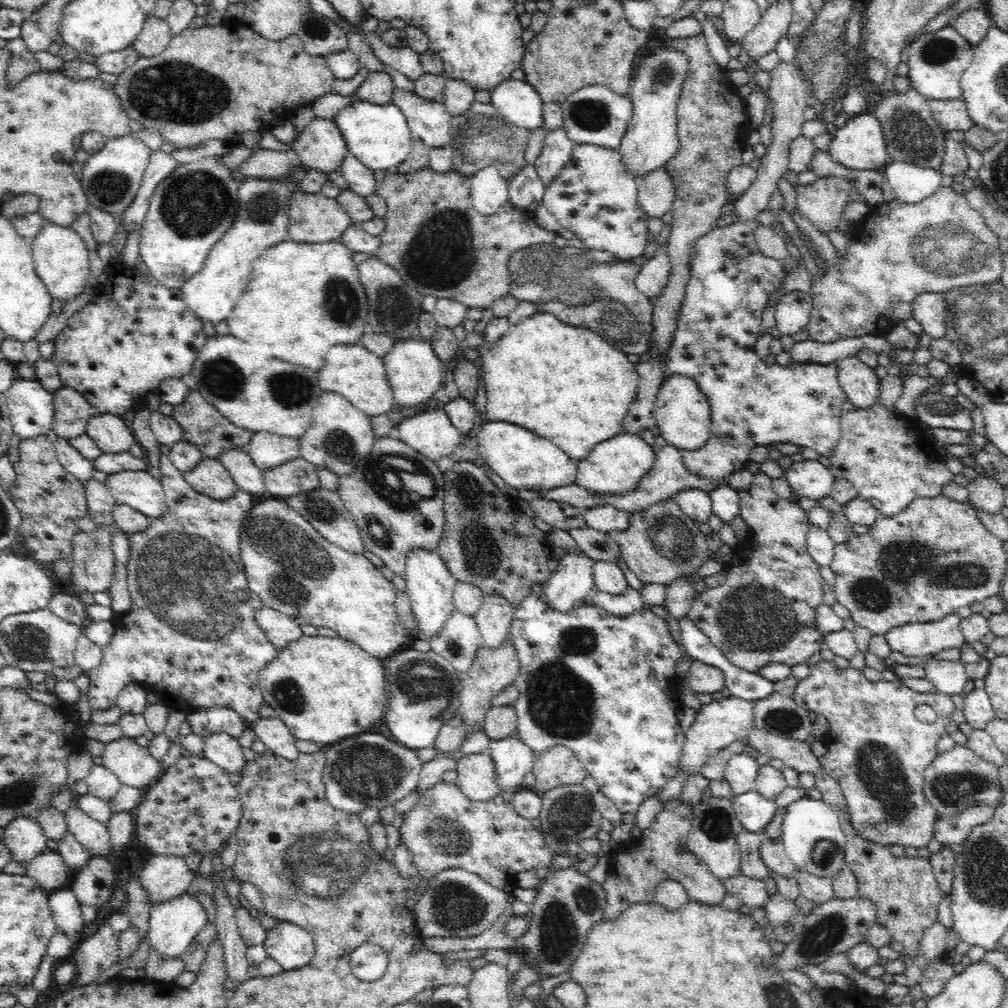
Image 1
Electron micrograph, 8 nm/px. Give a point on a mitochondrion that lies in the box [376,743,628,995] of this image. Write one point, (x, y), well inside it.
(558, 938)

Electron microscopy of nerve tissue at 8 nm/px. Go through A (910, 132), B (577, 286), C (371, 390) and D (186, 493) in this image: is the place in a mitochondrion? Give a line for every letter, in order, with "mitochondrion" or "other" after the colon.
A: mitochondrion
B: mitochondrion
C: other
D: other

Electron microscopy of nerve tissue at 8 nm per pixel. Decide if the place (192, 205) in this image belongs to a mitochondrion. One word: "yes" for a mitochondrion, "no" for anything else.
yes

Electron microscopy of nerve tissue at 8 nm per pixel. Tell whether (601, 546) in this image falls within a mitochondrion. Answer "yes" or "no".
no

